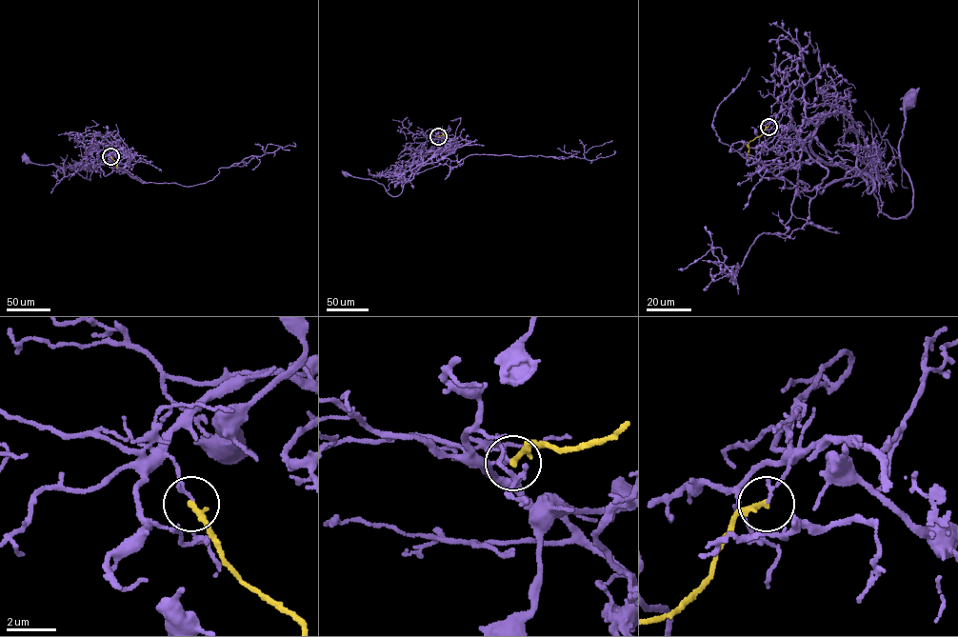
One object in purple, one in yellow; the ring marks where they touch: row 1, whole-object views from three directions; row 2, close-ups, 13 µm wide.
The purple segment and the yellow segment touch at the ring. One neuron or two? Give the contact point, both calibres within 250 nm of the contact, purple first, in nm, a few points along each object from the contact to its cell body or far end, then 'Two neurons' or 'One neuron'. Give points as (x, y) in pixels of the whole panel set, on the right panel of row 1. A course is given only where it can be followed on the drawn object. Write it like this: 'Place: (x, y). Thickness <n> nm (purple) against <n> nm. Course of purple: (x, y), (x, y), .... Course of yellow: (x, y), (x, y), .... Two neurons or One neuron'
Place: (768, 127). Thickness 150 nm (purple) against 240 nm. Course of purple: (768, 126), (858, 169), (878, 209), (898, 218), (914, 195), (898, 149), (909, 104). Course of yellow: (768, 127), (748, 144), (748, 157). Two neurons

